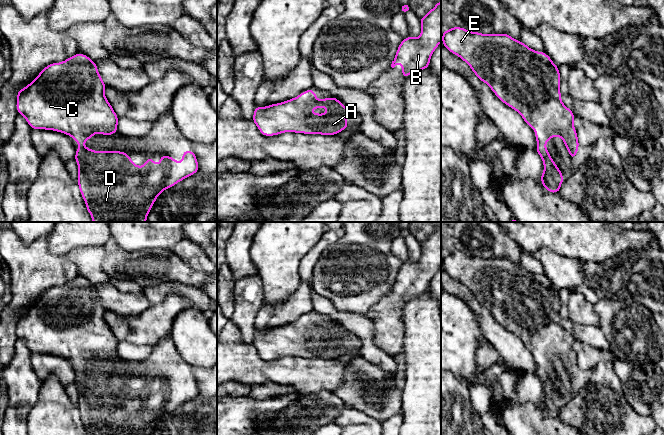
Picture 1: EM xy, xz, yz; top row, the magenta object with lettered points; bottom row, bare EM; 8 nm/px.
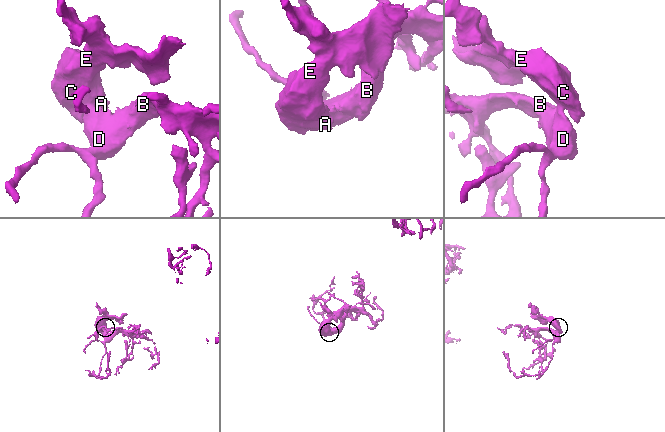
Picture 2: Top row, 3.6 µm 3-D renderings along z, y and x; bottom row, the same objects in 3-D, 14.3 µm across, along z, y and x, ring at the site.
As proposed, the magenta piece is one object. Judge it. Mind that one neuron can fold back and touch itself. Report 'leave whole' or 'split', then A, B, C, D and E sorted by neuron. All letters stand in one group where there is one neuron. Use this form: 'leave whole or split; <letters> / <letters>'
leave whole; A B C D E

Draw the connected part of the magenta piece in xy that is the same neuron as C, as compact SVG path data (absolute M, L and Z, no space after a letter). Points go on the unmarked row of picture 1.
M77 277L74 280L66 283L63 286L52 287L52 288L47 289L31 307L29 307L25 312L19 314L17 316L16 333L17 333L18 338L23 339L25 341L25 343L26 343L27 347L29 348L29 350L31 351L31 353L44 353L44 354L53 354L53 355L61 356L61 357L71 360L79 368L79 372L76 374L74 383L76 384L76 386L78 388L78 394L79 394L79 398L77 401L78 410L79 410L81 419L82 419L83 423L85 424L86 432L88 435L150 435L153 428L156 425L156 422L165 413L173 411L178 406L180 406L180 405L184 404L185 402L198 396L199 390L198 390L196 379L195 379L194 375L185 374L182 378L182 386L179 387L174 382L163 378L160 381L160 387L158 389L155 388L155 385L152 382L147 381L145 388L143 390L139 391L132 386L130 380L125 376L121 376L121 375L97 376L95 374L86 372L84 370L84 366L86 364L90 363L91 361L95 360L96 357L101 357L105 360L109 360L109 359L117 357L119 341L116 339L111 328L106 323L106 320L104 317L106 312L107 312L107 310L103 307L103 304L97 294L96 287L93 284L91 284L88 280L86 280L85 278Z

